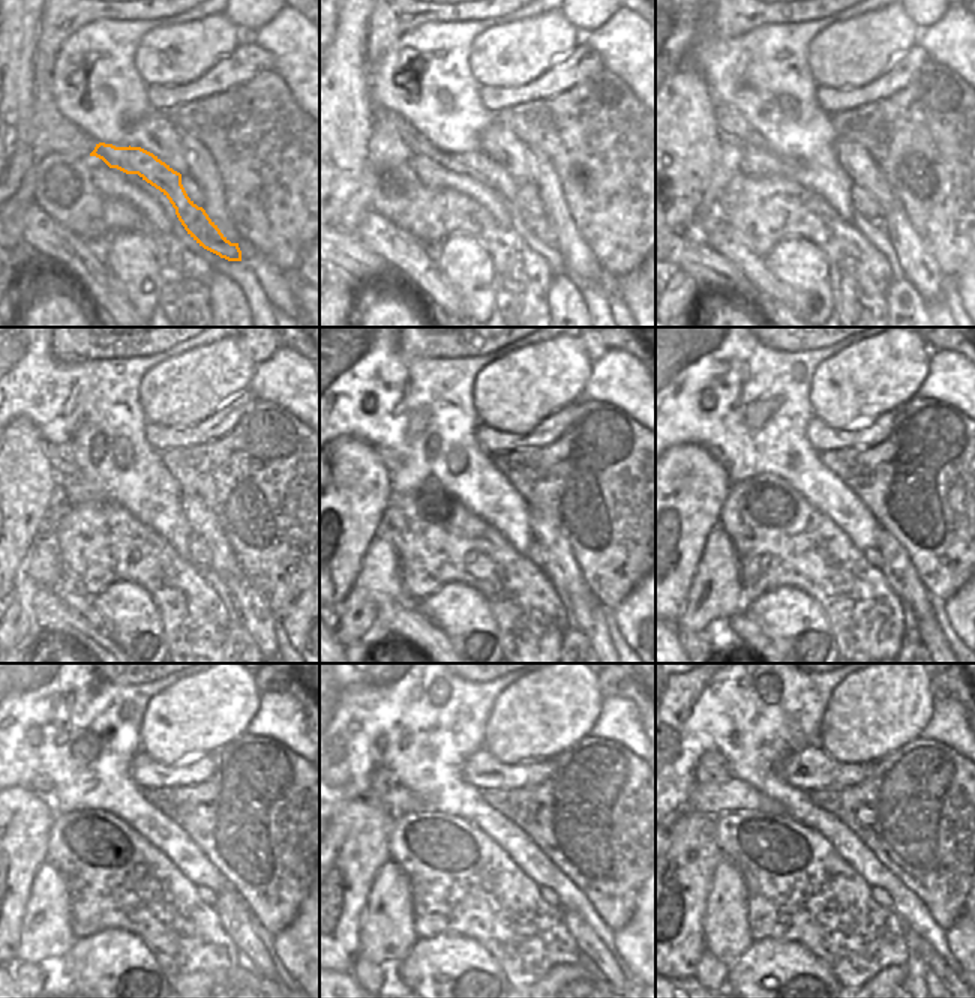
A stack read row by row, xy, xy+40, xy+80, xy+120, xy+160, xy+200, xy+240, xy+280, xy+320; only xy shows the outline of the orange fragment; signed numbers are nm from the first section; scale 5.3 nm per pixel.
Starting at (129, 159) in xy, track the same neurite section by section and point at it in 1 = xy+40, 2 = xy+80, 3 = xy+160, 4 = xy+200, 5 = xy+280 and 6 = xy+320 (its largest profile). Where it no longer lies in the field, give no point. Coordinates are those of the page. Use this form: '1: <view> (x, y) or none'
1: xy+40 (480, 167)
2: xy+80 (732, 126)
3: xy+160 (390, 459)
4: xy+200 (719, 455)
5: xy+280 (381, 779)
6: xy+320 (711, 767)

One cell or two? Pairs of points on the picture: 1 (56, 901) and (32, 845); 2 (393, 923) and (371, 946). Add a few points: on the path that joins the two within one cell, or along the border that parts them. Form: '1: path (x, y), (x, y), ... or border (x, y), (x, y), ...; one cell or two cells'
1: border (45, 860), (38, 869), (32, 892), (27, 896); two cells
2: path (387, 929), (377, 940); one cell

